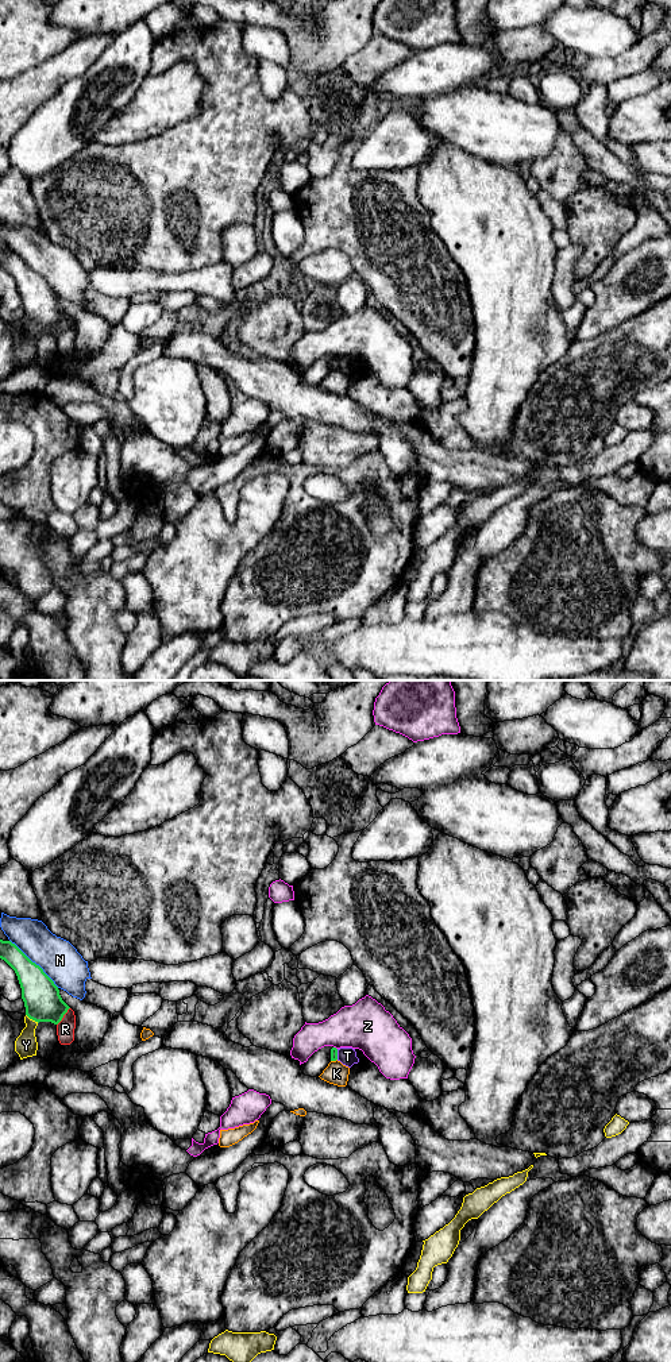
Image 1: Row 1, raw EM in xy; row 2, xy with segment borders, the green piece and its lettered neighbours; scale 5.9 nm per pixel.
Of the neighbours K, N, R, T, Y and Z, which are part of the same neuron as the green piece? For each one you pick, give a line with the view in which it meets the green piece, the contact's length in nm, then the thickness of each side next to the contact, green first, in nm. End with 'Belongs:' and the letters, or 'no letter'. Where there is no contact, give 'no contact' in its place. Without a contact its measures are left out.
Belongs: no letter

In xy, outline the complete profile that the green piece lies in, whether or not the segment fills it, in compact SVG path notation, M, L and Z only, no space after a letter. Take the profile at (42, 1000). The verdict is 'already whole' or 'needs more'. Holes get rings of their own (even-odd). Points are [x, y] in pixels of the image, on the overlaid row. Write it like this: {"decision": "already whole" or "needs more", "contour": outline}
{"decision": "already whole", "contour": "M0 939L0 958L18 976L26 1015L38 1023L58 1025L70 1007L62 1000L54 981L11 941Z"}

